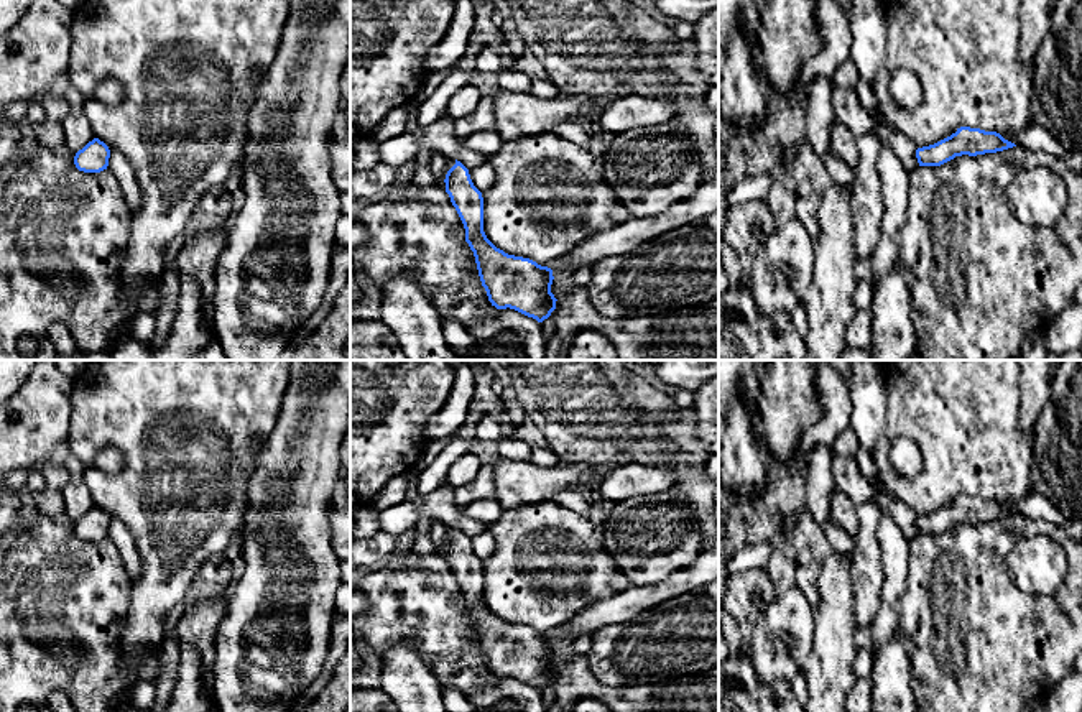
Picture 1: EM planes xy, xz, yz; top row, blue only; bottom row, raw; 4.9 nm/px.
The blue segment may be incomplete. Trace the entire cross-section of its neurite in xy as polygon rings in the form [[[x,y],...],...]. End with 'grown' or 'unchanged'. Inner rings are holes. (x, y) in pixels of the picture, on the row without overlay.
[[[94,506],[76,521],[74,533],[79,539],[84,541],[100,541],[107,538],[109,526],[110,526],[109,515],[99,506]]]; unchanged

